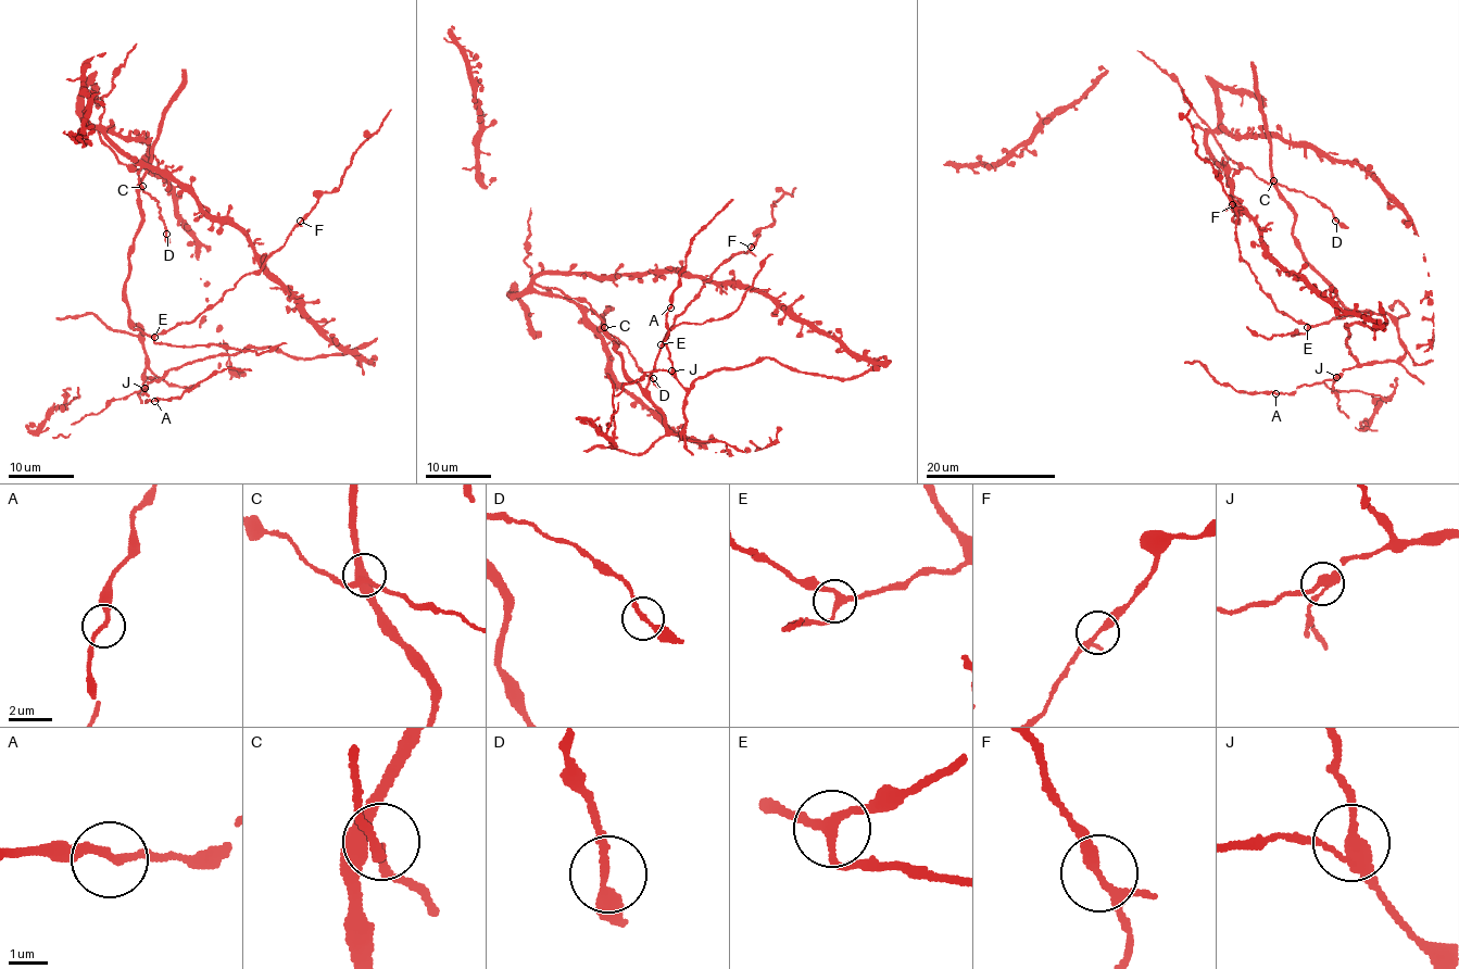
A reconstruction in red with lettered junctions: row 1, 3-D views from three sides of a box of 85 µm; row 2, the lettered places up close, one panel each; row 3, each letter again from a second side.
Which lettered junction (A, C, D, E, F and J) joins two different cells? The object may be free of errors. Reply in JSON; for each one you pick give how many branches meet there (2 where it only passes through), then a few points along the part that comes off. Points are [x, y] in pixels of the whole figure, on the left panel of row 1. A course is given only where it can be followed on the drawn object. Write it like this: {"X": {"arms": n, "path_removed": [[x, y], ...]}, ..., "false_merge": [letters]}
{"false_merge": []}

